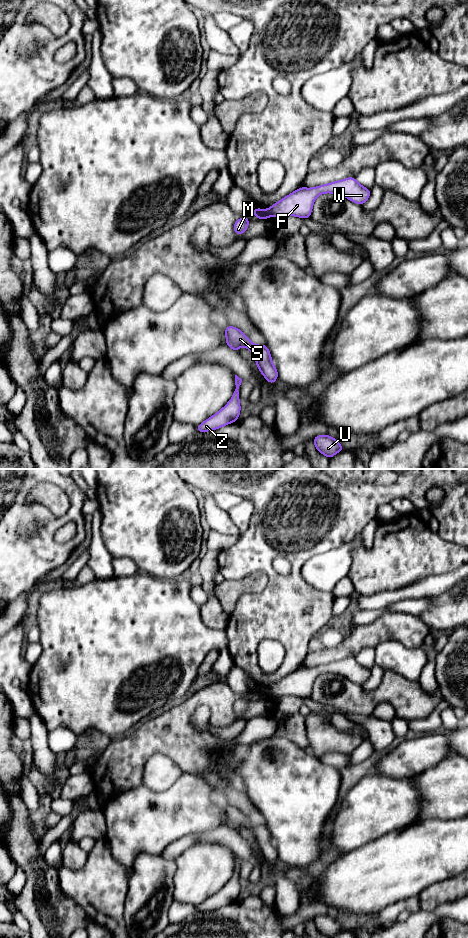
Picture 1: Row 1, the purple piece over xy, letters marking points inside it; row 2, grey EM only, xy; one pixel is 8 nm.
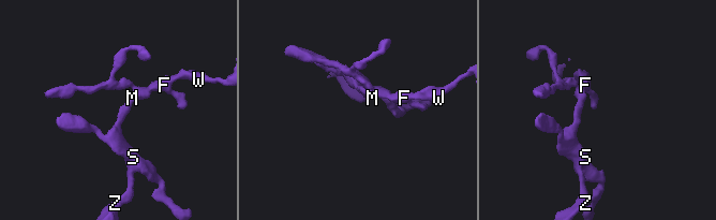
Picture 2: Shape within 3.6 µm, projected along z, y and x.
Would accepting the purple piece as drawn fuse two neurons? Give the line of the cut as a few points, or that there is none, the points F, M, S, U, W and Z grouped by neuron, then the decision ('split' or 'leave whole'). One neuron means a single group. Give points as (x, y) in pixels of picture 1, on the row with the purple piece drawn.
cut in xy along (267, 210), (270, 214); F W / M S U Z; split

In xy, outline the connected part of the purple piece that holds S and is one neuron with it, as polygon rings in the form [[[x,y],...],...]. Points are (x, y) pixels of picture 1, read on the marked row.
[[[229,325],[222,332],[226,334],[226,345],[236,352],[244,346],[253,354],[257,367],[270,384],[278,379],[278,371],[272,363],[270,351],[265,344],[254,345],[249,338],[238,328]]]

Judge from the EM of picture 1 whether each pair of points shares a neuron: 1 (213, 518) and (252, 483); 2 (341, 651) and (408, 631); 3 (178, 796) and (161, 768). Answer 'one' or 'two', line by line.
1: two
2: one
3: two

